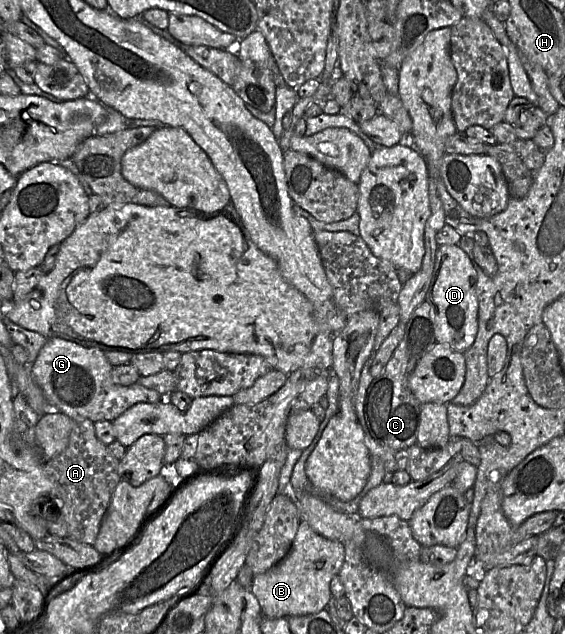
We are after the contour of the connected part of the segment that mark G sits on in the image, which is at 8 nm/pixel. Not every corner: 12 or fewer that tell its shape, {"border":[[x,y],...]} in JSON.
{"border":[[47,339],[30,369],[50,408],[113,421],[167,397],[115,384],[105,351]]}

